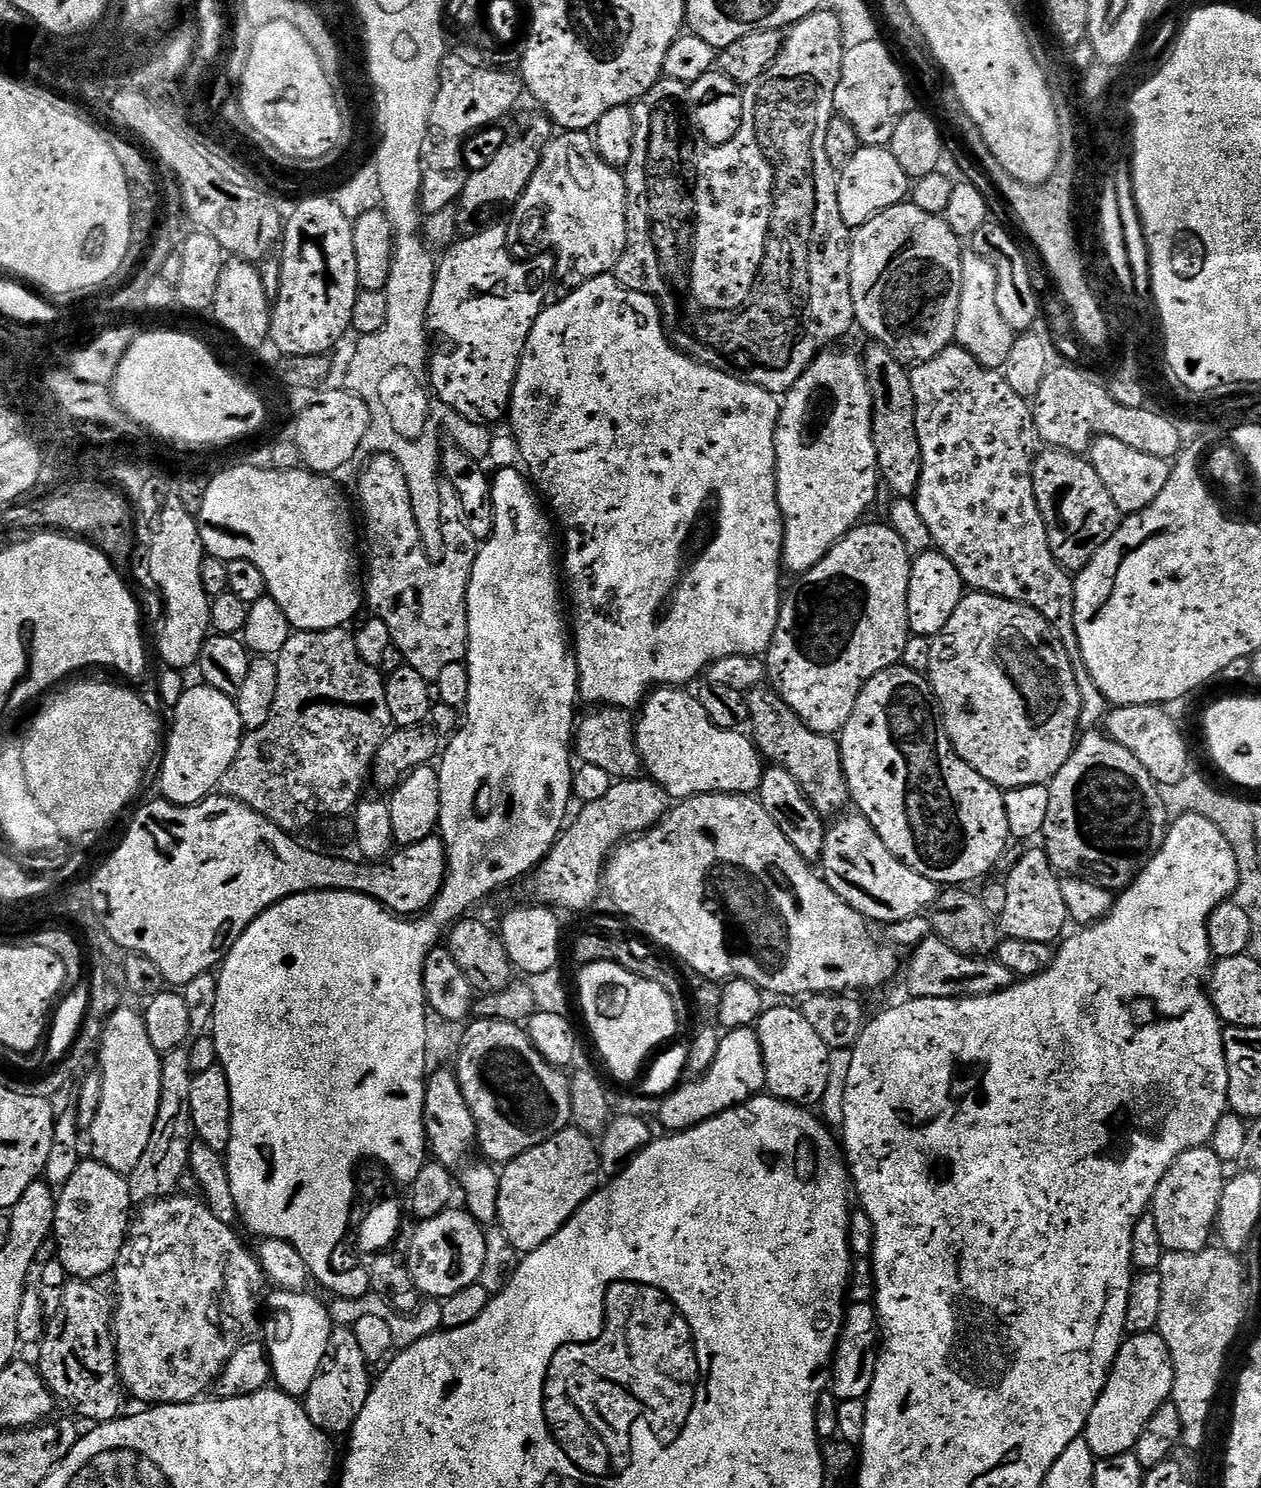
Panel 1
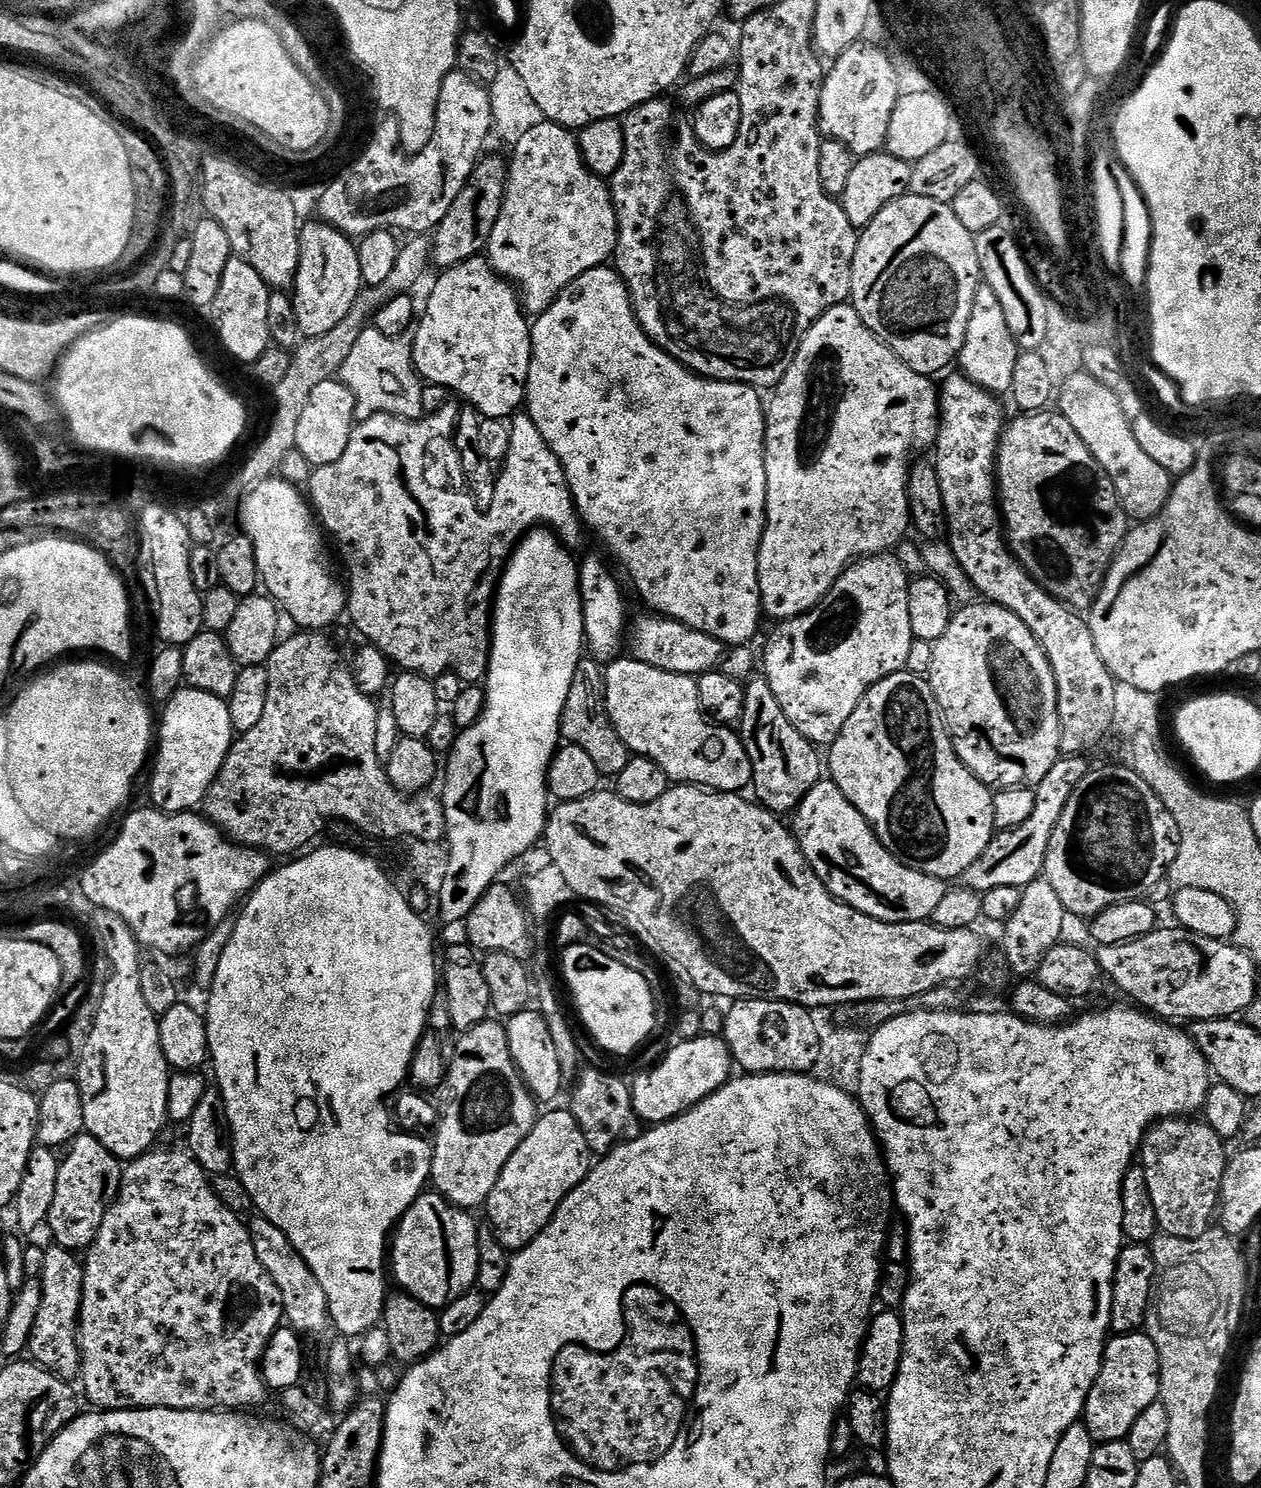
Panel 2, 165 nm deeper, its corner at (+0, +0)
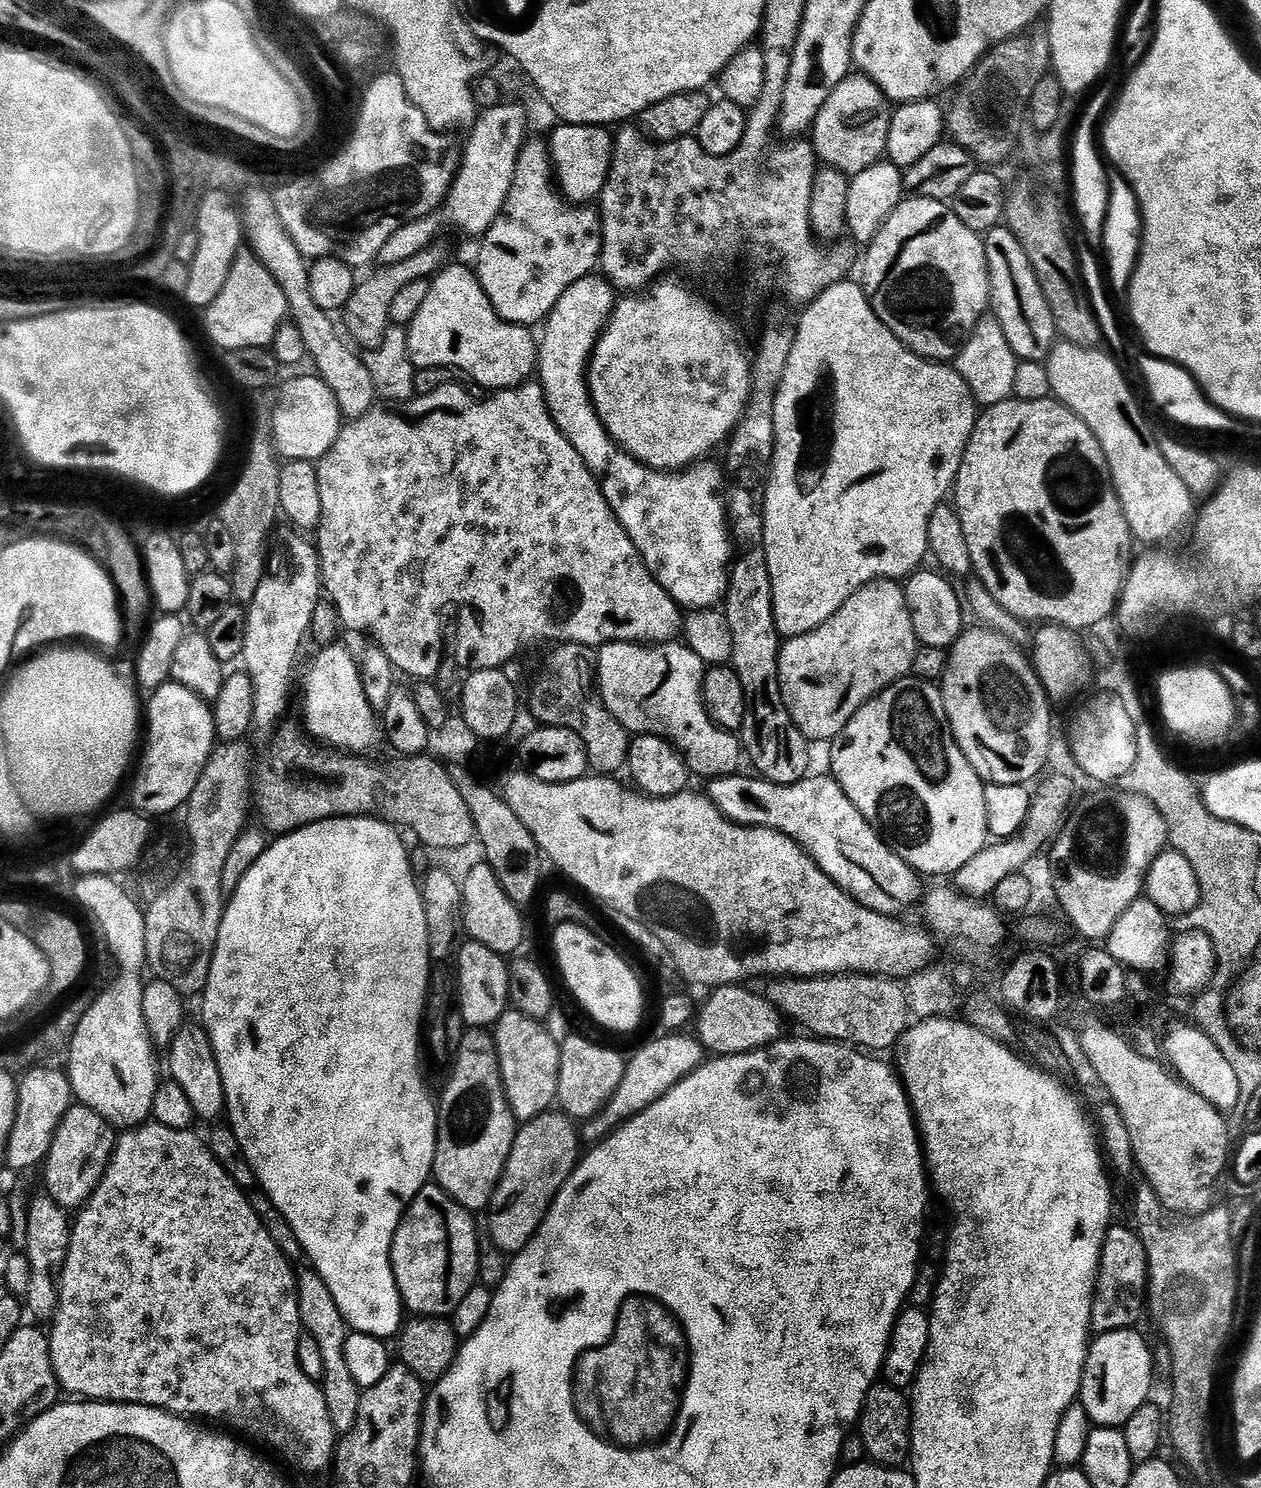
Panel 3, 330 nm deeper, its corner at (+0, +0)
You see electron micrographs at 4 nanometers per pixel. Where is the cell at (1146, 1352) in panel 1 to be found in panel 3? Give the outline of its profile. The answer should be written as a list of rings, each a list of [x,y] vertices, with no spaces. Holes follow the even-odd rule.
[[[1123,1328],[1117,1332],[1102,1332],[1091,1341],[1078,1400],[1093,1425],[1120,1428],[1134,1410],[1149,1403],[1151,1392],[1152,1352],[1140,1330]]]

